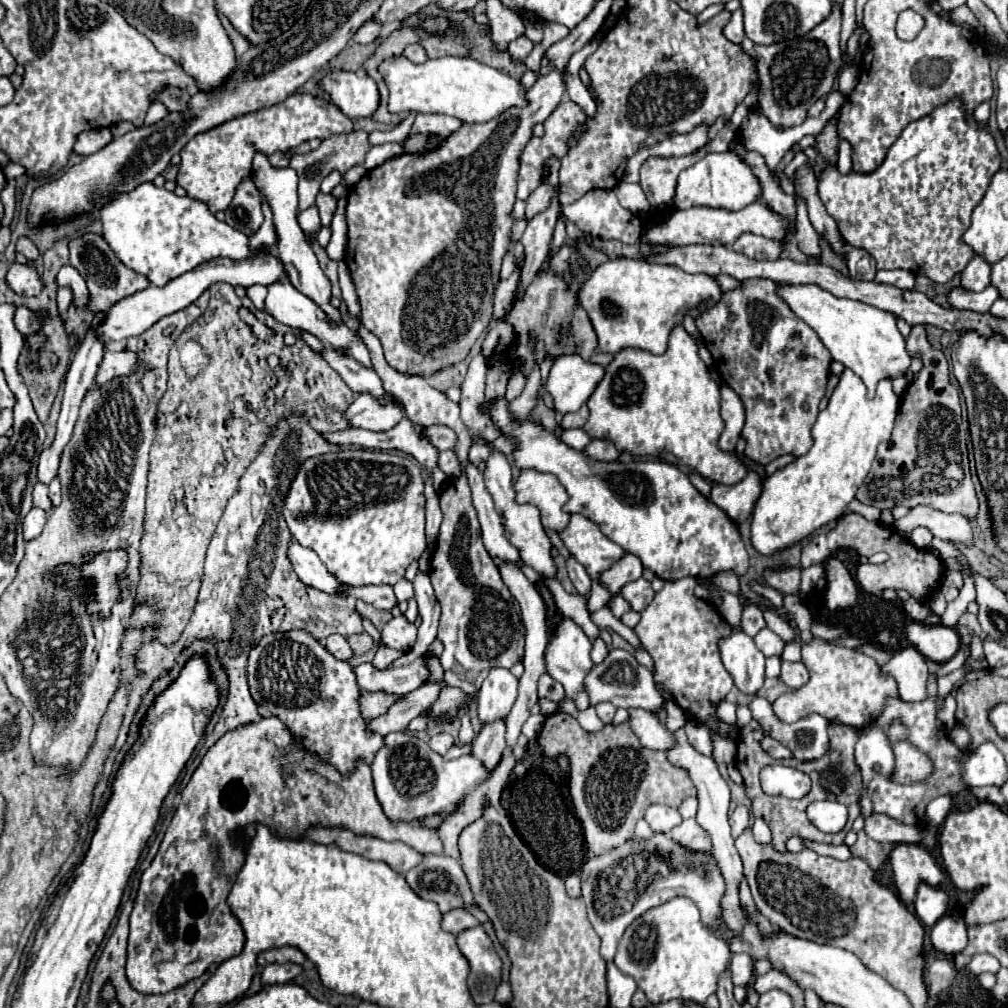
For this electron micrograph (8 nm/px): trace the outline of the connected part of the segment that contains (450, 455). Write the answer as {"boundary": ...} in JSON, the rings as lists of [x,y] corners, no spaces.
{"boundary":[[[453,450],[440,452],[438,465],[440,469],[449,477],[457,477],[461,475],[460,464]]]}

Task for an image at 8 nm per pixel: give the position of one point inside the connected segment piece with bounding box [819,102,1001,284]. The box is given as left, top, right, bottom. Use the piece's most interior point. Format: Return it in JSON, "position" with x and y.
{"position":[910,213]}

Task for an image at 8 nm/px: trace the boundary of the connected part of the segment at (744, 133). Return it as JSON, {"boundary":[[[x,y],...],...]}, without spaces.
{"boundary":[[[831,92],[831,94],[827,96],[827,108],[825,108],[819,116],[809,116],[801,126],[793,126],[793,128],[787,128],[787,130],[777,130],[777,128],[773,128],[771,122],[769,122],[761,112],[749,112],[749,114],[745,116],[743,124],[741,124],[741,130],[739,130],[741,142],[743,142],[743,146],[747,146],[749,150],[753,148],[753,150],[757,150],[759,154],[763,154],[763,158],[767,160],[769,170],[775,172],[775,166],[779,164],[779,160],[783,158],[783,154],[785,154],[795,142],[799,142],[803,136],[807,136],[807,134],[817,136],[817,134],[827,126],[829,118],[837,112],[837,108],[841,106],[841,102],[843,102],[841,94],[839,94],[839,92]]]}

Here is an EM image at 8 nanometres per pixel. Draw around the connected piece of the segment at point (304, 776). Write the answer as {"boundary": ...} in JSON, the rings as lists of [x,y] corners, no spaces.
{"boundary":[[[269,716],[259,718],[257,722],[247,722],[223,734],[207,750],[185,790],[181,792],[181,802],[173,814],[157,856],[141,876],[129,920],[129,946],[125,964],[125,974],[131,988],[141,994],[169,992],[193,978],[199,978],[211,964],[221,964],[243,950],[245,932],[227,904],[235,876],[245,864],[245,846],[233,836],[243,834],[245,838],[253,838],[257,824],[267,826],[277,838],[283,840],[303,840],[309,828],[323,826],[351,830],[357,836],[367,834],[381,840],[399,840],[421,854],[443,854],[443,846],[439,846],[439,838],[435,838],[435,828],[407,826],[403,822],[393,824],[383,814],[373,792],[371,770],[365,762],[359,762],[355,774],[335,774],[331,766],[319,766],[311,754],[295,750],[295,742],[291,742],[291,734],[287,734],[287,726],[283,726],[279,718]]]}

